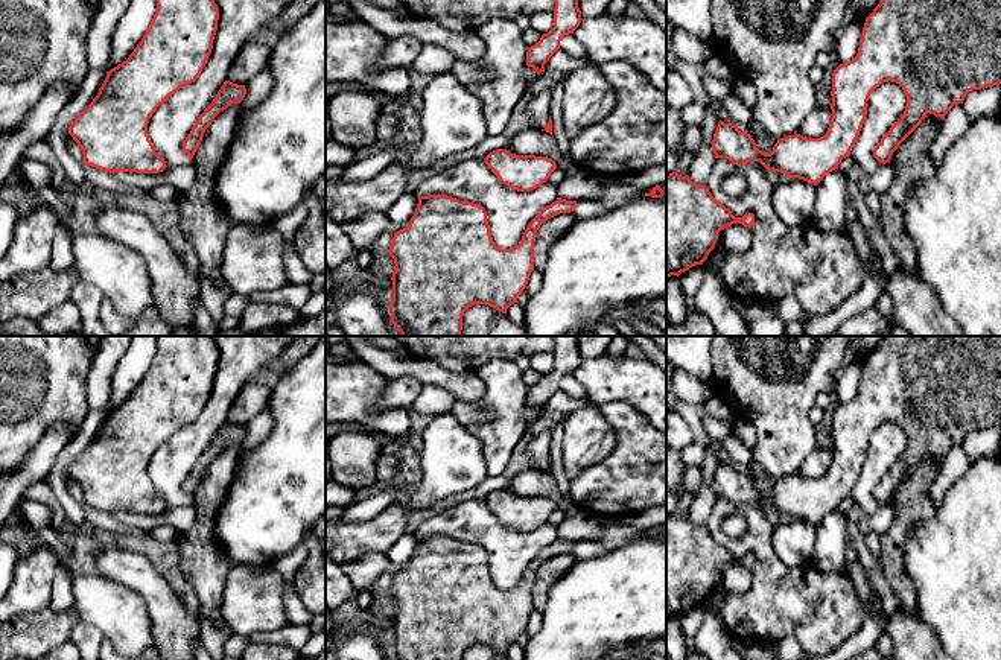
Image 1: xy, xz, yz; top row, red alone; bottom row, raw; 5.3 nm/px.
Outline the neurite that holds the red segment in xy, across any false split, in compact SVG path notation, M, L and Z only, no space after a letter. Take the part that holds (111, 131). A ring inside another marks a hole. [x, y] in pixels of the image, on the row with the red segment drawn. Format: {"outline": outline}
{"outline": "M157 0L155 15L141 41L126 61L106 71L97 96L68 128L85 166L110 173L160 173L167 167L149 140L149 119L169 96L201 75L213 49L218 20L214 0Z"}

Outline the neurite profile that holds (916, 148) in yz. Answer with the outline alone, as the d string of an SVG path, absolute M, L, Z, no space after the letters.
M928 113L922 123L899 144L890 160L896 169L896 178L890 189L882 193L879 221L885 242L898 257L896 269L910 275L919 275L919 268L916 245L905 228L905 205L913 184L936 172L930 152L943 122L943 119Z

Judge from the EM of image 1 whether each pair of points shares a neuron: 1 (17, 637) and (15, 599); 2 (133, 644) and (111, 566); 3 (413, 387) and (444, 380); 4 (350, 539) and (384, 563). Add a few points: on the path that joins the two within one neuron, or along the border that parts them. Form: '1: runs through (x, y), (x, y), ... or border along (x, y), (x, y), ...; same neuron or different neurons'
1: border along (47, 607), (38, 612), (22, 612), (15, 616); different neurons
2: border along (102, 575), (130, 587), (145, 604); different neurons
3: border along (388, 377), (416, 376), (423, 383); different neurons
4: border along (384, 551), (364, 554), (341, 566); different neurons

